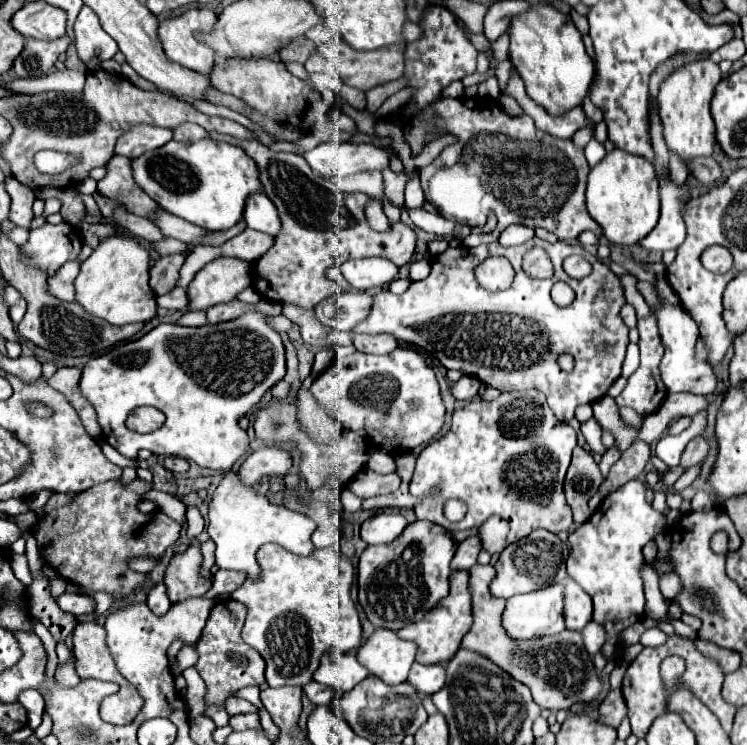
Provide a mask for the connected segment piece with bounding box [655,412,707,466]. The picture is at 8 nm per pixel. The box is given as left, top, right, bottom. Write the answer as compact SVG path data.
M699 412L697 416L693 416L693 422L687 430L683 430L681 434L665 434L657 446L655 446L655 454L657 458L661 458L667 466L677 466L679 464L679 458L681 458L681 452L685 450L687 442L693 440L699 432L705 430L705 424L707 424L707 412Z

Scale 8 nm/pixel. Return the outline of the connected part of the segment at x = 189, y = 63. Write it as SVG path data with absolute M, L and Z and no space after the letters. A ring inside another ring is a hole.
M195 8L177 18L161 20L159 38L169 60L201 74L211 74L215 52L195 38L197 32L211 32L217 16L213 10Z

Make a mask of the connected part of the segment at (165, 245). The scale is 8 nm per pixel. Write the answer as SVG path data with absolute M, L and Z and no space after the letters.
M165 238L161 242L155 242L155 250L161 252L161 256L169 256L169 254L189 254L189 246L185 246L185 242L175 240L175 238Z

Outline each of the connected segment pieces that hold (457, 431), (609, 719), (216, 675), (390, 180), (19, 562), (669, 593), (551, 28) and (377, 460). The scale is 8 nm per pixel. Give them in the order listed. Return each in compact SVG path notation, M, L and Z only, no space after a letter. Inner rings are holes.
M503 392L499 398L487 400L471 400L453 412L451 428L439 440L431 442L417 458L415 474L409 484L409 492L413 496L423 496L419 504L415 504L415 514L419 520L431 520L449 528L449 532L479 528L489 516L501 516L509 522L509 538L507 542L519 542L529 536L537 528L545 528L549 532L559 534L567 530L573 522L571 508L563 494L565 472L571 462L573 446L577 444L577 434L567 422L559 422L547 400L541 400L537 392ZM439 484L441 494L435 498L425 498L431 486ZM457 498L467 504L467 516L461 522L449 522L443 516L443 506L447 500Z
M611 690L599 706L599 720L617 728L625 716L627 716L627 704L621 696L621 690Z
M231 598L225 602L217 602L209 614L201 638L195 644L195 650L199 654L195 668L207 686L205 706L223 708L223 702L229 694L235 694L237 690L247 686L261 686L265 682L265 660L261 660L261 654L241 640L245 614L247 608L241 602L235 602Z
M385 170L383 172L383 178L385 178L385 196L397 206L397 208L403 208L403 188L405 188L405 172L395 176L391 170Z
M11 554L9 556L11 560L11 566L13 566L13 572L15 576L25 584L25 586L31 586L33 578L31 578L31 572L29 572L29 564L27 564L27 558L25 554Z
M669 574L669 576L661 576L659 578L659 584L661 584L661 592L667 600L673 600L679 592L683 592L683 582L677 574Z
M549 4L529 6L511 18L509 60L525 82L527 96L549 114L563 114L583 102L593 78L593 62L585 52L583 38L569 14Z
M377 452L371 456L367 468L377 474L391 474L391 472L395 472L395 460L385 452Z

